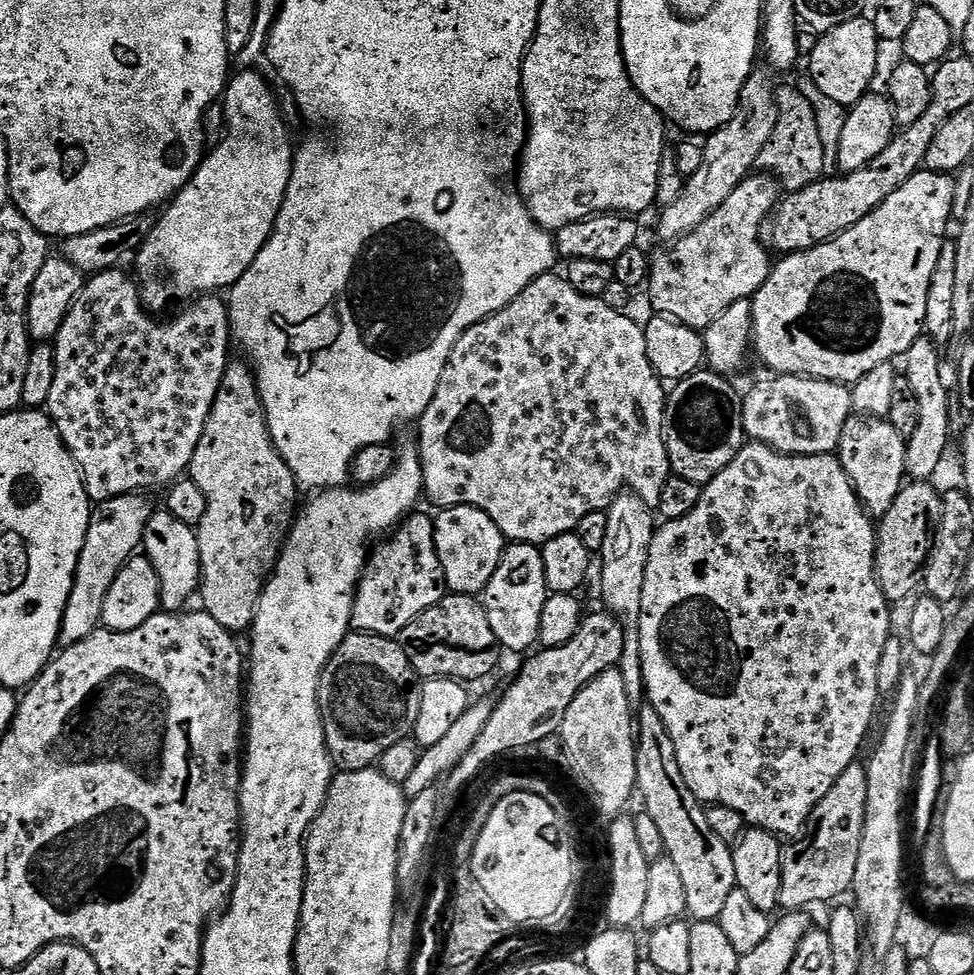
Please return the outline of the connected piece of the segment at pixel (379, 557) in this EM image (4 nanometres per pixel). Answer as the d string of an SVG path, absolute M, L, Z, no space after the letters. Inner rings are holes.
M413 514L387 539L371 549L364 572L360 575L360 585L356 588L356 601L352 611L352 628L355 631L368 632L371 636L399 637L400 632L406 630L406 626L410 626L414 618L418 618L418 614L430 610L430 606L437 604L446 595L442 562L438 562L438 550L434 542L435 529L436 525L431 515L428 517Z

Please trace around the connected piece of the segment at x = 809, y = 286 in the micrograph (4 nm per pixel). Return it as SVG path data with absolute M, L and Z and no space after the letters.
M921 170L915 172L909 180L902 182L902 186L898 186L898 190L894 190L894 194L890 194L890 198L886 198L886 202L882 202L882 206L878 206L870 214L866 214L866 218L862 218L862 222L858 222L854 226L850 226L850 230L846 230L840 236L834 237L833 240L825 240L824 243L814 246L805 252L793 252L785 255L783 258L775 261L772 273L766 278L766 282L756 291L755 296L752 297L752 348L754 349L754 356L761 360L766 367L769 368L769 373L779 374L782 376L809 376L810 378L818 378L819 380L833 380L839 384L854 385L857 384L861 378L866 374L870 374L870 370L874 370L883 364L891 364L899 361L910 350L910 346L914 346L916 340L921 339L924 332L924 319L926 318L926 294L930 294L930 278L934 275L934 266L938 262L938 258L942 254L942 250L946 246L944 235L948 232L948 223L952 220L952 207L956 204L956 184L951 175L943 172L930 172Z

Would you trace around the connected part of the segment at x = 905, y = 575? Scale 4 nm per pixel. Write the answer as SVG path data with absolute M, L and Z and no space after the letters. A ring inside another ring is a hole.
M932 482L905 483L898 498L894 498L894 506L879 517L876 530L876 580L890 602L904 600L907 596L915 597L921 591L936 541L936 530L942 522L942 495L936 492L934 485Z

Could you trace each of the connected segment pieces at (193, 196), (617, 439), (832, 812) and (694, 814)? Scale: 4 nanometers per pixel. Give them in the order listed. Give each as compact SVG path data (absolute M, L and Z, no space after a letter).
M240 70L229 79L222 97L226 131L213 147L217 148L205 155L192 181L159 213L154 230L135 253L134 279L140 290L140 303L149 313L160 314L156 312L164 312L175 304L183 305L205 294L219 293L219 288L231 289L238 278L250 270L254 258L258 258L262 246L266 246L272 236L290 186L294 148L292 152L288 128L276 109L276 96L258 73Z
M550 271L545 276L534 278L534 282L530 282L530 286L526 286L526 290L522 290L522 294L518 294L518 298L514 298L514 302L510 302L510 306L498 310L492 316L487 316L482 322L470 326L464 332L464 335L461 336L459 342L454 346L454 350L446 362L446 370L442 370L442 378L438 382L438 390L430 402L430 406L426 406L423 416L418 421L418 427L420 427L420 448L418 447L418 455L424 467L424 496L427 499L432 499L437 504L437 509L440 510L453 508L454 506L470 506L471 508L482 510L492 519L494 526L498 526L498 530L503 534L505 541L518 544L542 546L550 538L558 538L567 532L575 532L578 522L582 522L582 518L586 518L586 514L605 511L612 504L612 501L625 490L634 493L638 498L642 498L642 502L646 502L646 506L650 506L655 510L658 506L658 498L662 498L662 486L666 486L670 475L670 469L668 467L668 443L664 441L666 384L665 381L661 380L658 373L656 373L654 366L650 364L650 358L646 354L646 338L644 337L643 327L639 323L636 325L631 320L631 315L614 310L603 298L593 298L578 294L578 290L574 290L574 286L570 286L567 278L563 275L556 275L557 273L555 271Z
M857 762L842 770L842 778L830 786L830 794L818 802L803 832L784 848L782 858L782 894L780 908L798 912L811 909L811 904L836 900L851 889L854 870L858 870L858 850L866 826L868 769Z
M650 706L639 709L638 719L635 721L635 742L638 796L644 799L643 811L648 812L650 818L654 818L658 831L662 834L665 853L674 862L674 867L678 869L682 878L686 889L687 915L692 916L693 921L719 921L722 909L726 907L726 898L730 898L732 891L737 888L732 848L726 842L722 842L718 834L714 834L705 805L701 804L698 798L694 798L694 794L690 794L690 786L686 786L686 778L682 778L682 770L678 766L678 754L674 754L674 742L670 742L670 730L666 730L666 722L662 722L658 710Z

